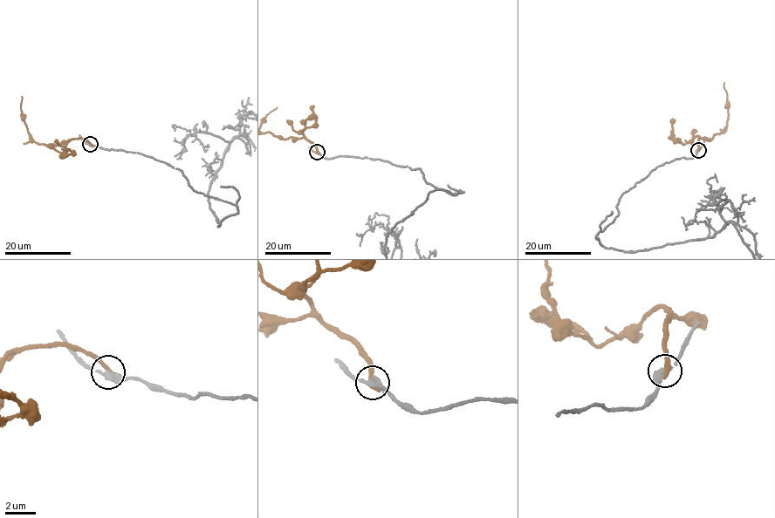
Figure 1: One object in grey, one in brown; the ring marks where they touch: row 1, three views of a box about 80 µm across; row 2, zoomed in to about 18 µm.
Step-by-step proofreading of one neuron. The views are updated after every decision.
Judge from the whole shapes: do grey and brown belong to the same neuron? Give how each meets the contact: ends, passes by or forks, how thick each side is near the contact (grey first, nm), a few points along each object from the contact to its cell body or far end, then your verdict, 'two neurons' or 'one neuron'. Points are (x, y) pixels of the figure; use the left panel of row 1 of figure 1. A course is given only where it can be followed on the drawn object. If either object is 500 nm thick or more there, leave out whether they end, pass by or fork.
grey passes by; brown ends there; 380 nm thick on the grey side, 360 nm on the other; brown runs (91, 145), (80, 138), (49, 146), (33, 141), (22, 118), (22, 97); two neurons

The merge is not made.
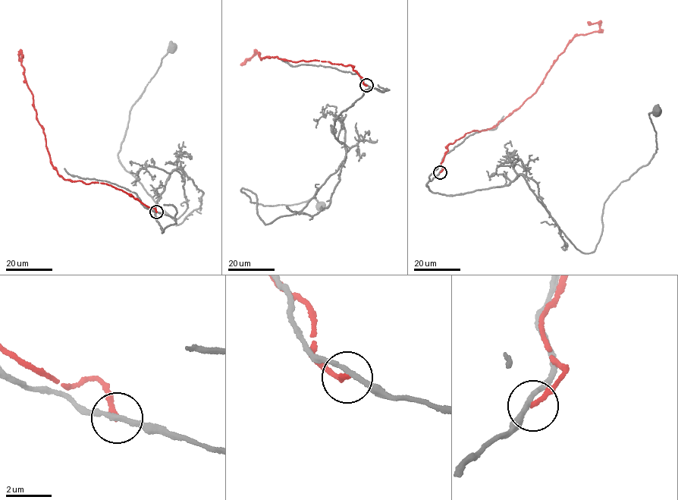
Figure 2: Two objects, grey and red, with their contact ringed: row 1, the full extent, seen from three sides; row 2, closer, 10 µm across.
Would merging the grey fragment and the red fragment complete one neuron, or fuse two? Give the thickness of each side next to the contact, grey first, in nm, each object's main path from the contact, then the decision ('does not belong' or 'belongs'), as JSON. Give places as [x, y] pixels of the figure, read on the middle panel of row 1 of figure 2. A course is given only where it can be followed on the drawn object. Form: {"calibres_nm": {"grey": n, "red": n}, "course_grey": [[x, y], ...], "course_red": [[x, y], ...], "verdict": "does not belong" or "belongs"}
{"calibres_nm": {"grey": 200, "red": 240}, "course_grey": [[366, 85], [384, 90], [335, 119], [344, 158], [303, 208], [265, 224], [241, 190], [321, 207]], "course_red": [[366, 85], [350, 65], [315, 59], [296, 62], [276, 56], [261, 59], [257, 51], [245, 62], [255, 51]], "verdict": "does not belong"}

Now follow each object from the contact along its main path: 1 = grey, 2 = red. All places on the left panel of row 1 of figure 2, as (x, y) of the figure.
1: (156, 212), (175, 224), (161, 232), (155, 210), (180, 174), (174, 221), (117, 154), (172, 48)
2: (156, 212), (111, 185), (64, 179), (58, 174), (37, 120), (21, 56)

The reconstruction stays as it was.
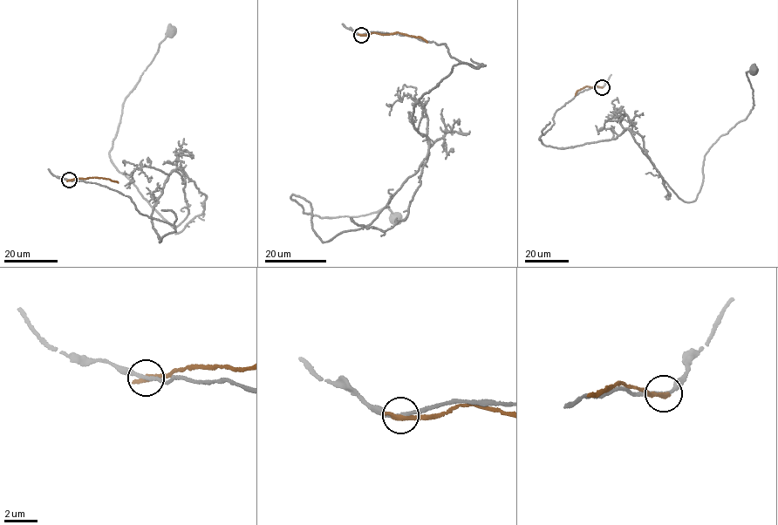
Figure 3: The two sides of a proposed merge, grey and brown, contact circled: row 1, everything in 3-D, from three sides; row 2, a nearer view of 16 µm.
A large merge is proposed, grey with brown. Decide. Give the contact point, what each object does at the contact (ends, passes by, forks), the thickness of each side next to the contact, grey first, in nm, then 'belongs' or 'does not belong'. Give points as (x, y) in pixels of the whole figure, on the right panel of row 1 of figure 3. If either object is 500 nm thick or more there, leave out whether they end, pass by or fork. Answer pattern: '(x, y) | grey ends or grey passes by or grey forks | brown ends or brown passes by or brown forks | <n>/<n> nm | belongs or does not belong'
(602, 87) | grey passes by | brown ends | 200/360 nm | does not belong

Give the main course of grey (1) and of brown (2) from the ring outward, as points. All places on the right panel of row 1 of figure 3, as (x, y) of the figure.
1: (602, 87), (556, 111), (539, 139), (557, 148), (630, 130), (687, 202), (705, 155), (752, 108), (754, 71)
2: (602, 87), (585, 86), (575, 95)

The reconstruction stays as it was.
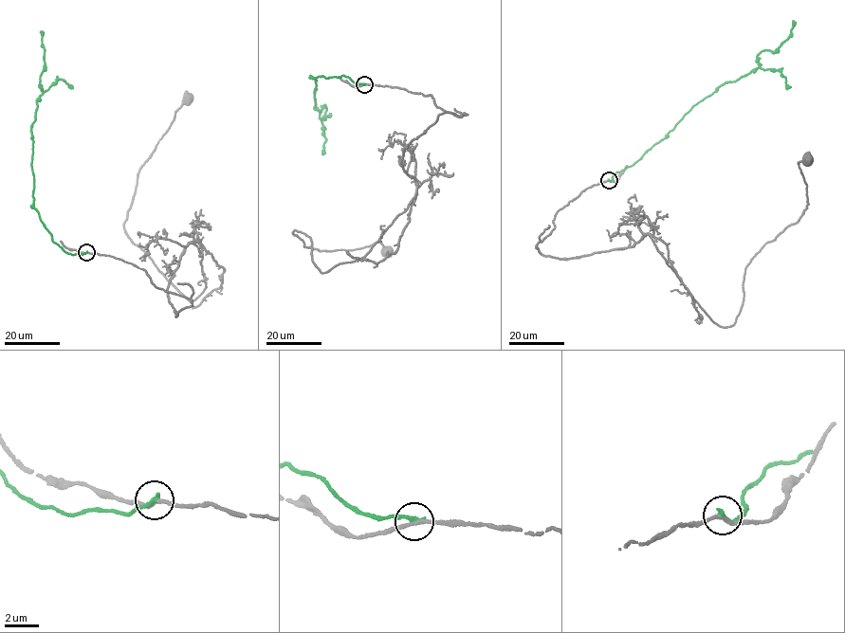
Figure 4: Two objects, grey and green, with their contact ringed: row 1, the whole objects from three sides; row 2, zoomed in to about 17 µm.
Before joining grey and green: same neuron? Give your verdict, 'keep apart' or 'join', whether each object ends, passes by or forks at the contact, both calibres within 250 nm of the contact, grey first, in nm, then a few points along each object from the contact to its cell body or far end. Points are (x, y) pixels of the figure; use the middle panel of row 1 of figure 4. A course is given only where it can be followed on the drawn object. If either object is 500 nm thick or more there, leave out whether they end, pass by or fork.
keep apart; grey passes by; green ends; calibres 200 and 320 nm; course grey (363, 84), (462, 116), (404, 149), (414, 195), (362, 257), (321, 272), (293, 232), (387, 252); course green (363, 84), (341, 75), (312, 78), (317, 80), (315, 106), (320, 111), (325, 104), (325, 118), (331, 114)

